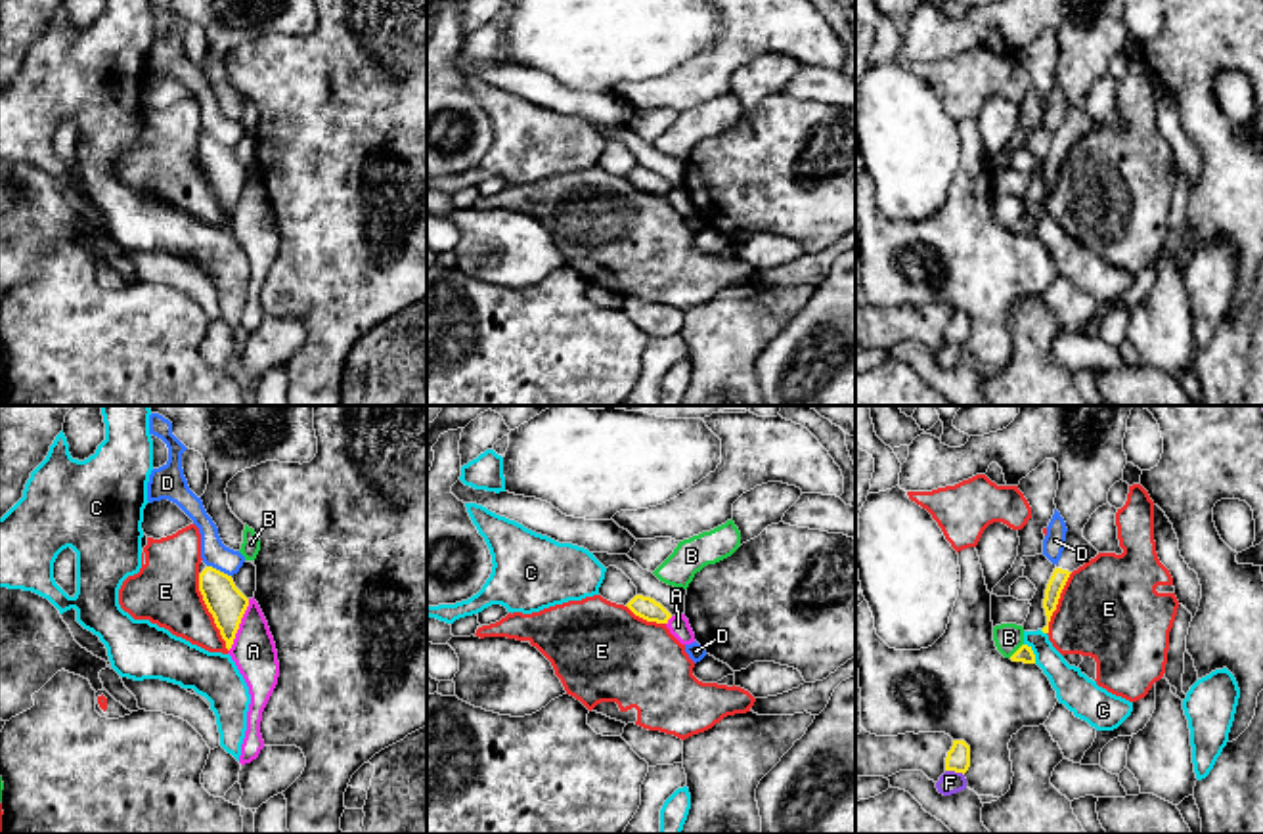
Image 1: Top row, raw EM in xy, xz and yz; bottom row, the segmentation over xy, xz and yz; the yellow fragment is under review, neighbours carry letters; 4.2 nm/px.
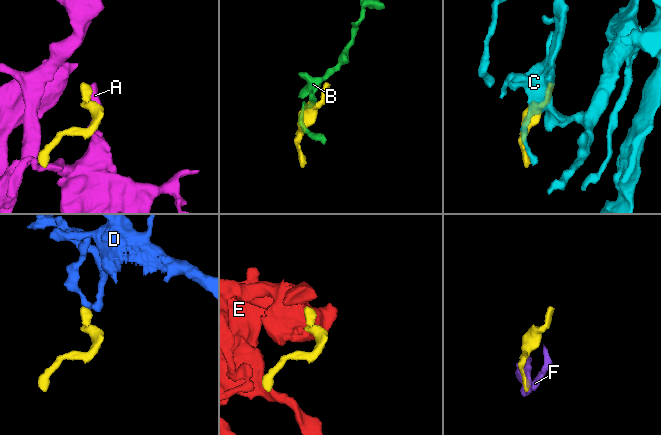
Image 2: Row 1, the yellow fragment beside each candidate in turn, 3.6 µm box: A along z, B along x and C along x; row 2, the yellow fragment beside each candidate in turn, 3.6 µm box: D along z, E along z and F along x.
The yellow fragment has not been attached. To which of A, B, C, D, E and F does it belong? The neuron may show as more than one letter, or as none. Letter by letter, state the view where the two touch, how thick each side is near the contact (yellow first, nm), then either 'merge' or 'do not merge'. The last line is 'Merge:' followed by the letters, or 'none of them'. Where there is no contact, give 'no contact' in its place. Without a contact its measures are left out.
A: meets yellow in xy; 160 nm thick on the yellow side, 190 nm on the other; do not merge
B: meets yellow in yz; 70 nm thick on the yellow side, 120 nm on the other; do not merge
C: meets yellow in yz; 70 nm thick on the yellow side, 160 nm on the other; do not merge
D: meets yellow in xy; 160 nm thick on the yellow side, 110 nm on the other; do not merge
E: meets yellow in xy; 160 nm thick on the yellow side, 280 nm on the other; do not merge
F: meets yellow in yz; 100 nm thick on the yellow side, 100 nm on the other; do not merge
Merge: none of them

